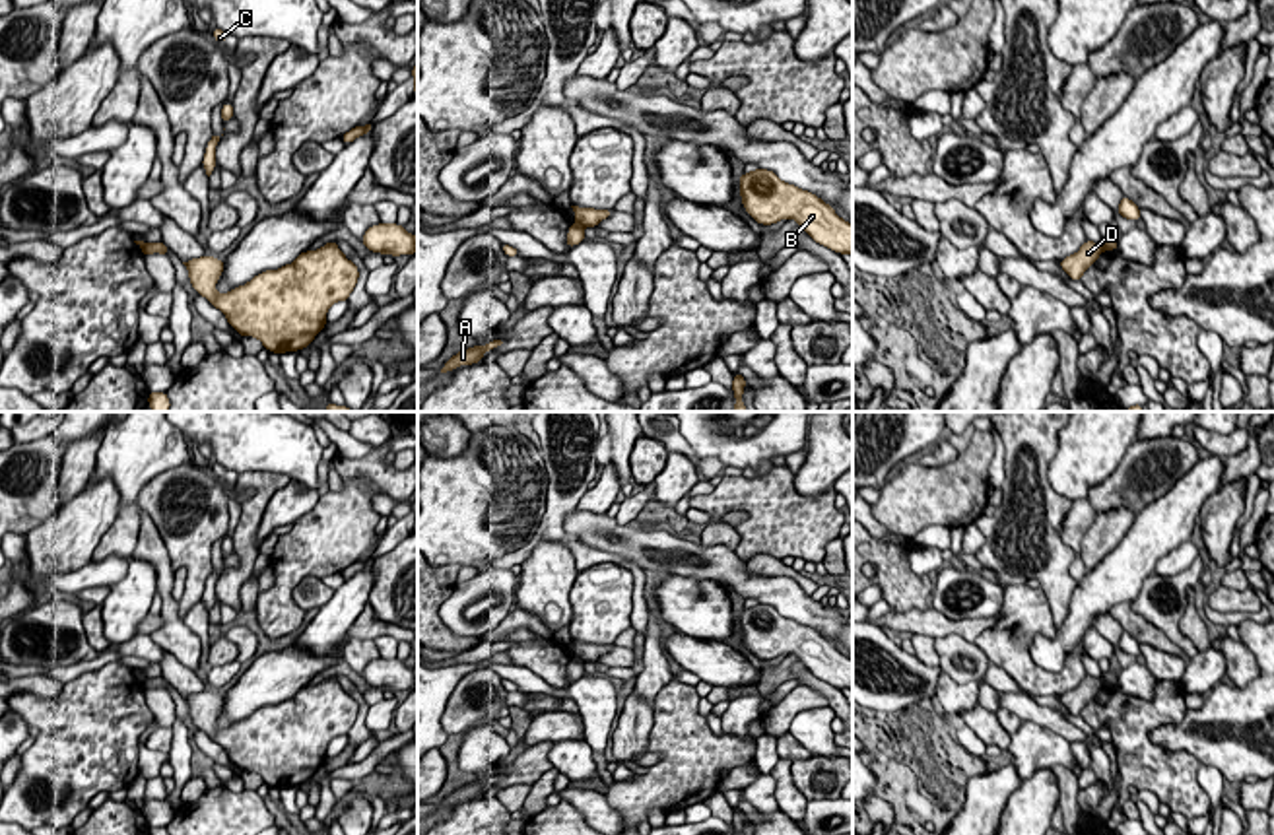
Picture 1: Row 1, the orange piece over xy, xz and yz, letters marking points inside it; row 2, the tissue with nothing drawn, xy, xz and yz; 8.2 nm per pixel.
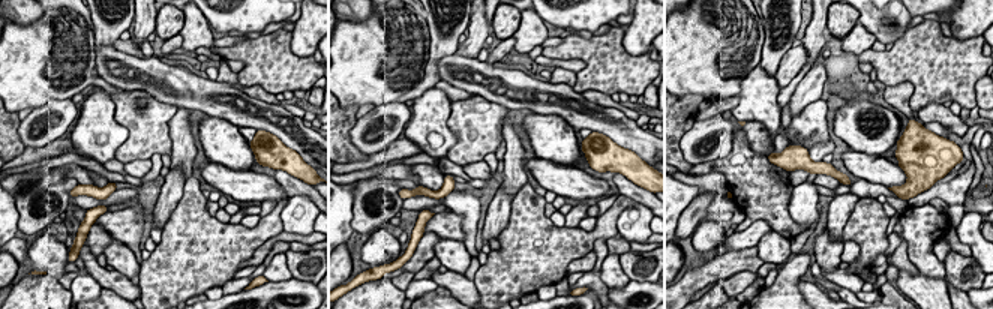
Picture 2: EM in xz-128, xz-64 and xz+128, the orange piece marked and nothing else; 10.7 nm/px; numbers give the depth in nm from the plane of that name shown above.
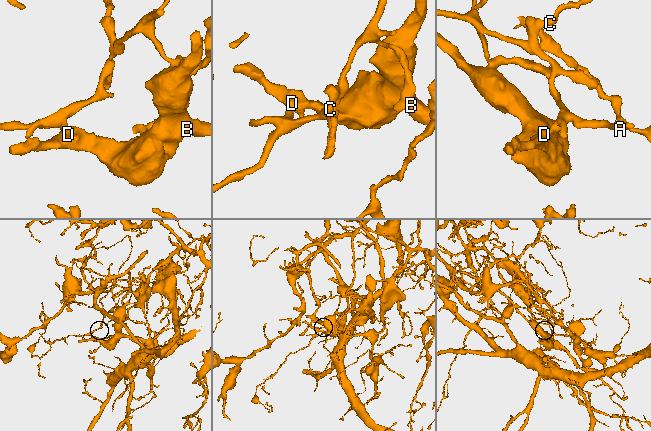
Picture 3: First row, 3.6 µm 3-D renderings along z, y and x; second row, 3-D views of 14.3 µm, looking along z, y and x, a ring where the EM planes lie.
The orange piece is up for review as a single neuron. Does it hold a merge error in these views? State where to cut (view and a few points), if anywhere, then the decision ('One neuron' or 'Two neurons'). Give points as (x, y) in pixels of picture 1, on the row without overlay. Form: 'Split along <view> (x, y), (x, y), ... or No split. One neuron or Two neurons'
Split along xz (577, 657), (583, 663). Two neurons

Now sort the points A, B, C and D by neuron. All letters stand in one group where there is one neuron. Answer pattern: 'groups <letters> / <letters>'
groups A C / B D

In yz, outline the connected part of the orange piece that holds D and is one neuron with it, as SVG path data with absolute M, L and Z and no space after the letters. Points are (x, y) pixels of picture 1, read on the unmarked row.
M1086 676L1078 687L1058 695L1060 703L1068 709L1070 715L1080 717L1084 707L1095 699L1099 689L1103 687L1101 678Z

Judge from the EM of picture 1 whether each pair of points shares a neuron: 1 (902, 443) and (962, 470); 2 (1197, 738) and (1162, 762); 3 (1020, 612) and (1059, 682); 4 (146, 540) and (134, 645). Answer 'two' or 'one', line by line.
1: two
2: two
3: one
4: two

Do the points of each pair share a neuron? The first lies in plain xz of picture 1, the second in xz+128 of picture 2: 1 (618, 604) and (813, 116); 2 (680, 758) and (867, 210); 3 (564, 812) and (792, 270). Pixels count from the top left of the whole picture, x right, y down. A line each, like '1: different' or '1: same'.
1: same
2: same
3: same

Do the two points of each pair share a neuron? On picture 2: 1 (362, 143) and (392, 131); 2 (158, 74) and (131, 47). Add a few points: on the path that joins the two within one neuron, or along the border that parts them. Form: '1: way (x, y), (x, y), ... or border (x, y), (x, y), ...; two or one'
1: way (369, 144), (378, 144), (384, 138); one
2: border (114, 47), (143, 59); two

